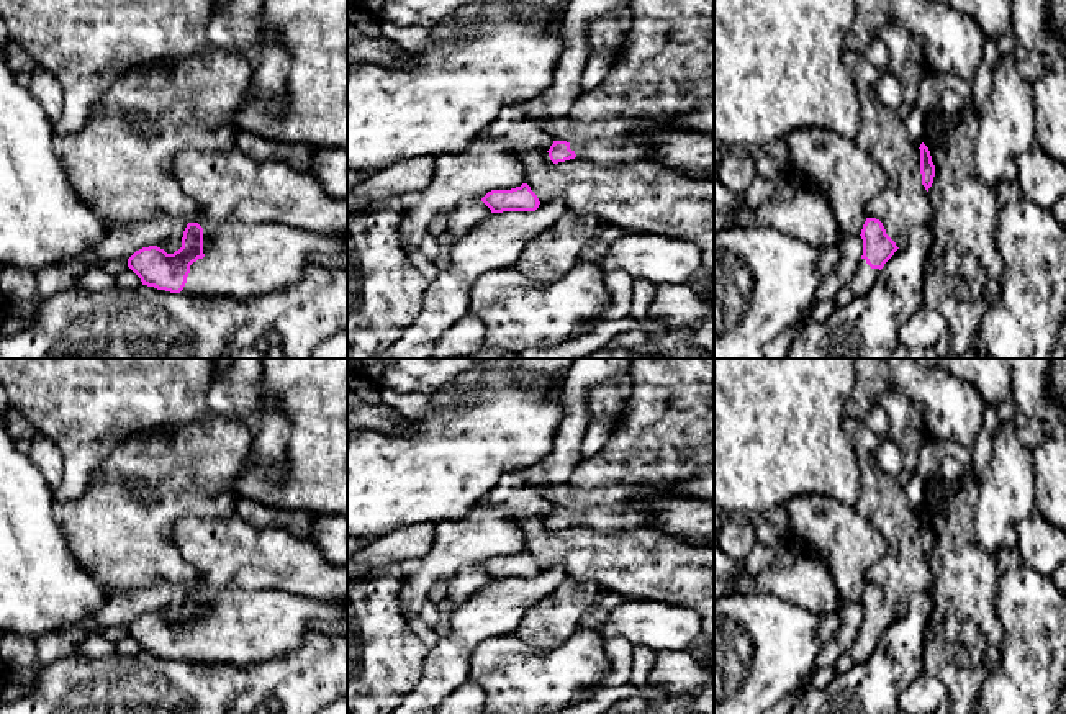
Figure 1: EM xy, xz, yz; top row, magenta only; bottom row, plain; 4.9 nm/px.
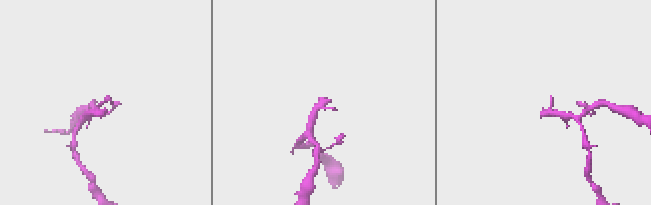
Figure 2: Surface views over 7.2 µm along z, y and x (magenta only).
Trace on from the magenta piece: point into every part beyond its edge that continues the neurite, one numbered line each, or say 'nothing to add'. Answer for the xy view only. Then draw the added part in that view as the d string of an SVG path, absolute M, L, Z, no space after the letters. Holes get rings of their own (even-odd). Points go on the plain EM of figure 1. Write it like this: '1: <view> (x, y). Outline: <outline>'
1: xy (239, 626). Outline: M282 591L203 594L205 624L190 632L182 660L249 663L293 653L311 621L347 621L347 603Z

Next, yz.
1: yz (865, 644). Outline: M865 626L860 627L860 632L850 647L850 655L855 663L863 663L876 648L879 635L871 635Z

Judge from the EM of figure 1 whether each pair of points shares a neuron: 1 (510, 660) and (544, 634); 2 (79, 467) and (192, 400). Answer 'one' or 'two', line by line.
1: two
2: one

